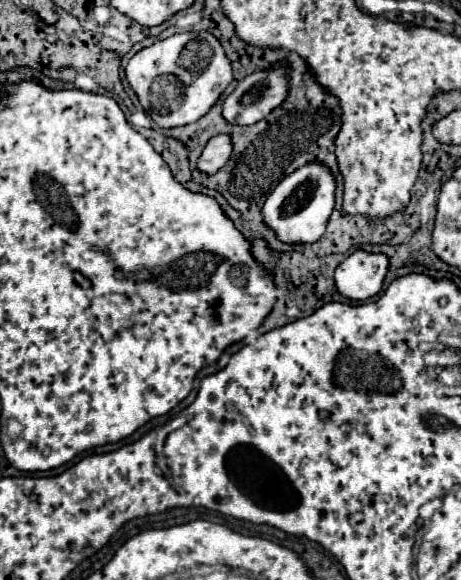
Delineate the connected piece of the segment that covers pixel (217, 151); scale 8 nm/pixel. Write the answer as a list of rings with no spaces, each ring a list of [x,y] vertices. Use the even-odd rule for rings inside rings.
[[[216,135],[216,137],[212,137],[206,143],[202,155],[198,157],[198,163],[196,163],[198,171],[202,171],[206,175],[214,175],[228,161],[230,151],[232,151],[232,143],[230,143],[228,135]]]

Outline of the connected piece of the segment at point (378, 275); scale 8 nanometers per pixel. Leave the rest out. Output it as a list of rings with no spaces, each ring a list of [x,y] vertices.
[[[354,251],[336,269],[334,281],[340,295],[364,301],[380,293],[384,275],[388,271],[388,259],[382,253]]]

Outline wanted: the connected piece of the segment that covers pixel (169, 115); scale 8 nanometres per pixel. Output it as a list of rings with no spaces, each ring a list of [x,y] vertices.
[[[208,31],[180,33],[140,49],[126,65],[126,79],[154,123],[168,129],[200,119],[232,81],[232,65],[220,41]]]

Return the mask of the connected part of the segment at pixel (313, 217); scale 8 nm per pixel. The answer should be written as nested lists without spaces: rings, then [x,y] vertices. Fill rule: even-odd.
[[[318,163],[300,167],[300,171],[294,171],[292,175],[282,179],[264,201],[260,211],[264,225],[268,225],[282,243],[316,243],[324,235],[326,223],[334,209],[334,187],[334,177],[330,175],[330,171],[324,171],[324,167],[320,167]]]

